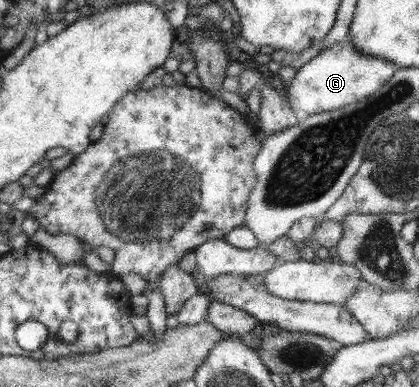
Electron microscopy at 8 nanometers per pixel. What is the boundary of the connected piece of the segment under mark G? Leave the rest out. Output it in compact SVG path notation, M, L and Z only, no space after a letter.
M345 37L296 69L294 78L287 83L288 104L302 116L343 108L372 95L372 92L388 83L395 70L388 60L356 52Z

